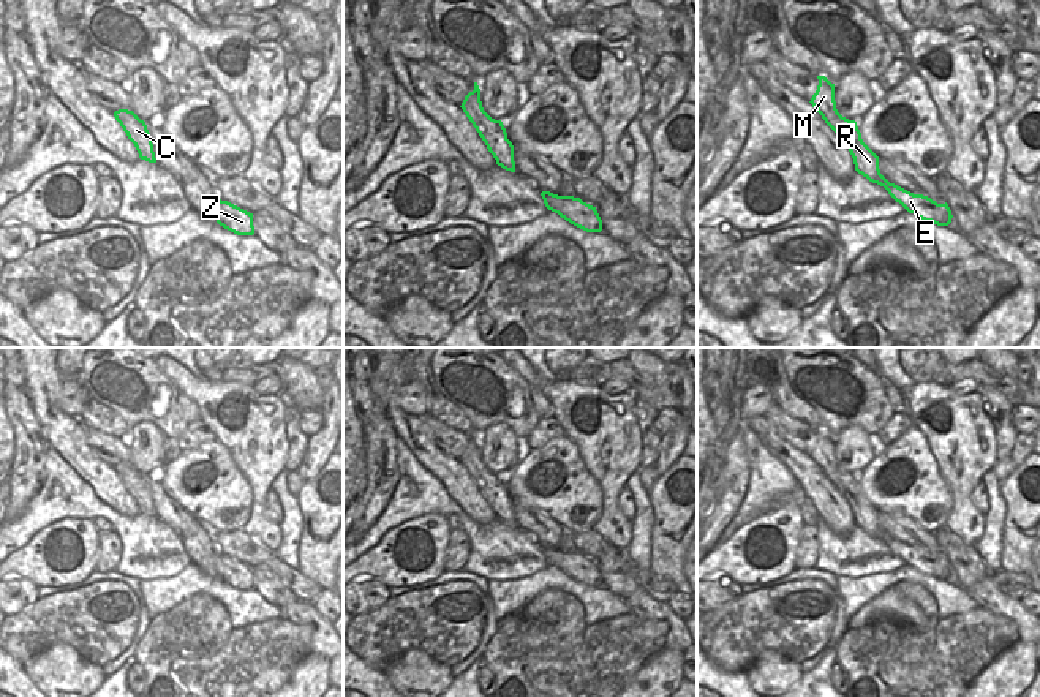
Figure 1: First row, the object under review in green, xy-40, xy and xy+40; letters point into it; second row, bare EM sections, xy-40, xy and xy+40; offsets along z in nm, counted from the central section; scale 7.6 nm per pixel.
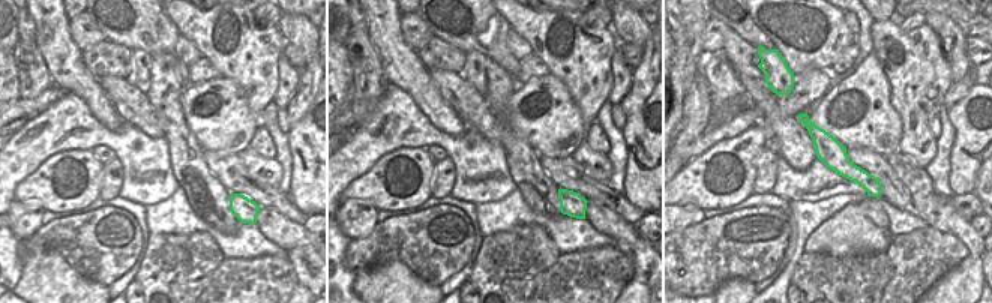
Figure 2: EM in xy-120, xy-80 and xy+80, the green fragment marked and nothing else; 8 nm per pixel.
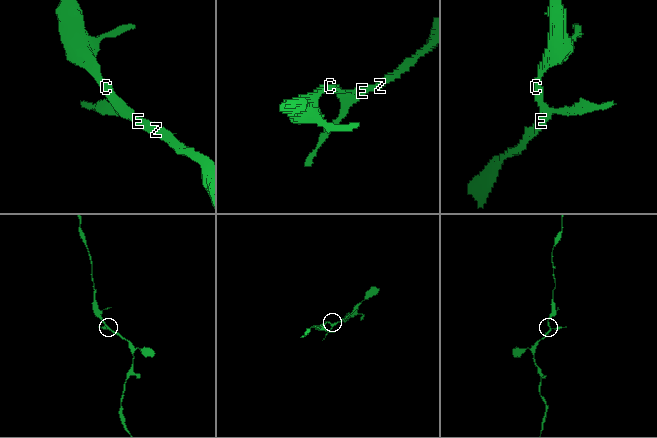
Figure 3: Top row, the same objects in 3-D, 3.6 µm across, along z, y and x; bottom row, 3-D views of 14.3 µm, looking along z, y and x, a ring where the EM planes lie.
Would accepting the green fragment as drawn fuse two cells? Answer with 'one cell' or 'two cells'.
one cell

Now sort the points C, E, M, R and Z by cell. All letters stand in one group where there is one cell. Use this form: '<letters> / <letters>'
C E M R Z

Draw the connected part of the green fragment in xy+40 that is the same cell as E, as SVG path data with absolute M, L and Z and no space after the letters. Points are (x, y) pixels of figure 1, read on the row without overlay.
M817 430L817 433L819 439L809 457L849 503L853 512L855 525L869 536L884 541L888 548L909 567L914 567L918 572L931 575L937 580L948 580L953 569L947 556L937 558L928 550L914 548L895 537L890 537L880 528L879 511L863 496L857 476L849 474L838 466L835 455L835 438L831 438L825 430Z

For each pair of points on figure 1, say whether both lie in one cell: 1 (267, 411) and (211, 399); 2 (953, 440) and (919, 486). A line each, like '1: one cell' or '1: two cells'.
1: one cell
2: two cells

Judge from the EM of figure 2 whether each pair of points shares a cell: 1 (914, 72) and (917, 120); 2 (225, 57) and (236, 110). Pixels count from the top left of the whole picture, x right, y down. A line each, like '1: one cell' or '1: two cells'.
1: one cell
2: two cells

